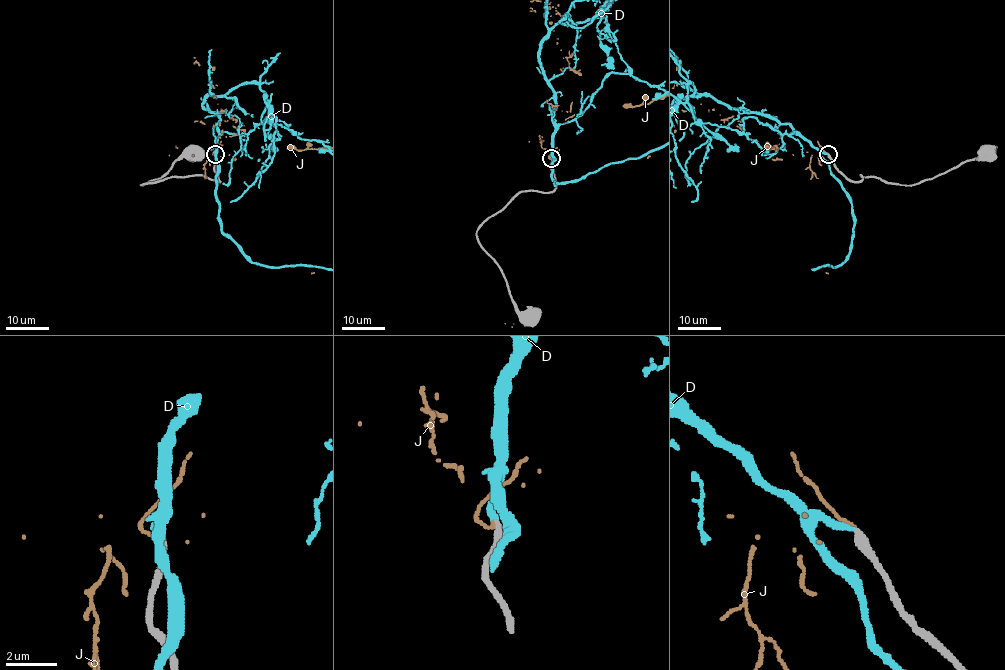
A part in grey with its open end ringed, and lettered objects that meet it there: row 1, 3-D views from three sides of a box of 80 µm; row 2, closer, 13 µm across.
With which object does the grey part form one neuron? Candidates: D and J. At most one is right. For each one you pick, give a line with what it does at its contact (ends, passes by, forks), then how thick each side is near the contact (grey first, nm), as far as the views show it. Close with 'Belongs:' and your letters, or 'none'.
D: it ends | 240/240 nm
Belongs: D

